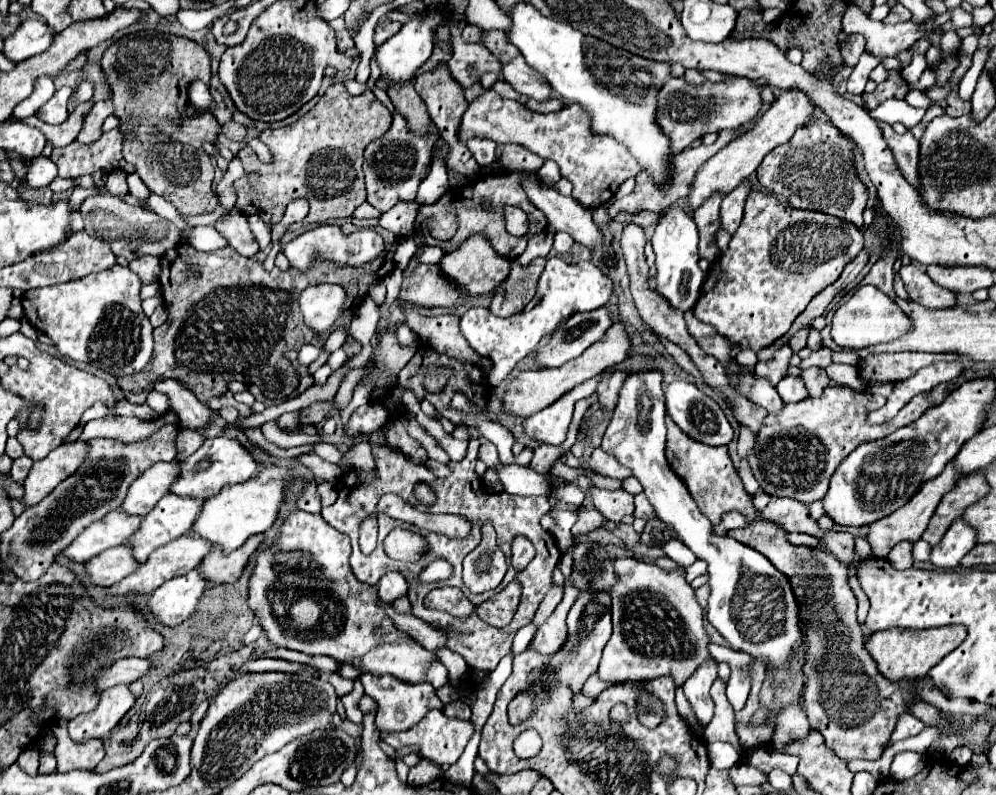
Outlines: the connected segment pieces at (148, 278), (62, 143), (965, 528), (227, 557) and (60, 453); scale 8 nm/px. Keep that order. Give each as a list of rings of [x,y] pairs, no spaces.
[[[142,257],[136,261],[130,261],[130,269],[140,277],[142,285],[150,285],[158,281],[158,257]]]
[[[92,101],[80,103],[80,105],[68,115],[68,119],[66,119],[64,123],[60,123],[60,125],[48,125],[48,123],[40,121],[36,115],[23,120],[11,116],[7,121],[20,121],[26,123],[26,125],[32,125],[32,127],[40,129],[40,131],[46,135],[46,139],[52,143],[52,147],[66,147],[66,145],[70,145],[70,143],[76,139],[80,127],[82,127],[82,115],[90,109],[90,105],[94,105],[94,103],[92,103]]]
[[[956,519],[950,529],[946,531],[946,535],[942,537],[942,541],[932,547],[932,555],[930,561],[938,567],[938,569],[952,569],[960,563],[960,559],[976,545],[976,537],[978,533],[974,533],[974,527],[968,525],[962,519]]]
[[[260,533],[260,535],[248,537],[246,543],[232,553],[224,553],[222,549],[214,549],[200,563],[202,575],[210,583],[234,583],[234,581],[238,581],[244,567],[248,565],[250,555],[260,547],[262,541],[264,541],[264,535]]]
[[[76,439],[72,443],[62,443],[58,449],[50,451],[42,461],[36,461],[24,481],[24,501],[26,505],[40,503],[54,487],[70,477],[88,455],[88,441]]]

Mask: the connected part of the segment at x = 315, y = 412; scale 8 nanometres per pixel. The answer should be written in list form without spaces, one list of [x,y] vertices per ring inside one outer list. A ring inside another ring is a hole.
[[[318,401],[318,403],[312,403],[310,407],[302,409],[298,413],[300,417],[300,423],[310,423],[310,425],[318,425],[320,421],[324,421],[324,417],[330,413],[330,409],[334,409],[334,401]]]

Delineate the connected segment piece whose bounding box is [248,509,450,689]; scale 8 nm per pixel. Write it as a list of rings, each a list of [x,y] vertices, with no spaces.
[[[300,509],[292,511],[290,517],[284,521],[282,525],[282,531],[280,535],[276,537],[274,545],[268,547],[264,553],[258,555],[256,559],[256,569],[250,577],[250,609],[256,613],[256,617],[260,617],[262,621],[262,627],[268,635],[268,639],[278,645],[278,647],[288,647],[288,649],[294,649],[294,651],[302,651],[306,655],[330,655],[334,657],[336,661],[340,663],[350,663],[358,669],[364,669],[366,673],[378,673],[378,675],[392,675],[392,677],[400,677],[400,681],[406,681],[406,683],[422,683],[422,681],[428,681],[434,689],[440,689],[444,685],[450,683],[450,677],[448,677],[448,669],[434,657],[434,653],[428,653],[428,649],[422,649],[422,645],[418,645],[418,641],[414,641],[408,633],[402,633],[394,621],[390,621],[390,617],[386,617],[386,611],[380,607],[378,603],[378,589],[374,585],[368,585],[368,583],[362,583],[354,577],[352,569],[350,569],[350,537],[340,533],[338,529],[334,529],[332,525],[328,525],[322,515],[312,515],[312,513],[304,513]]]

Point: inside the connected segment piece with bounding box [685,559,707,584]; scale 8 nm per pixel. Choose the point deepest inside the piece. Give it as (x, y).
(698, 567)

